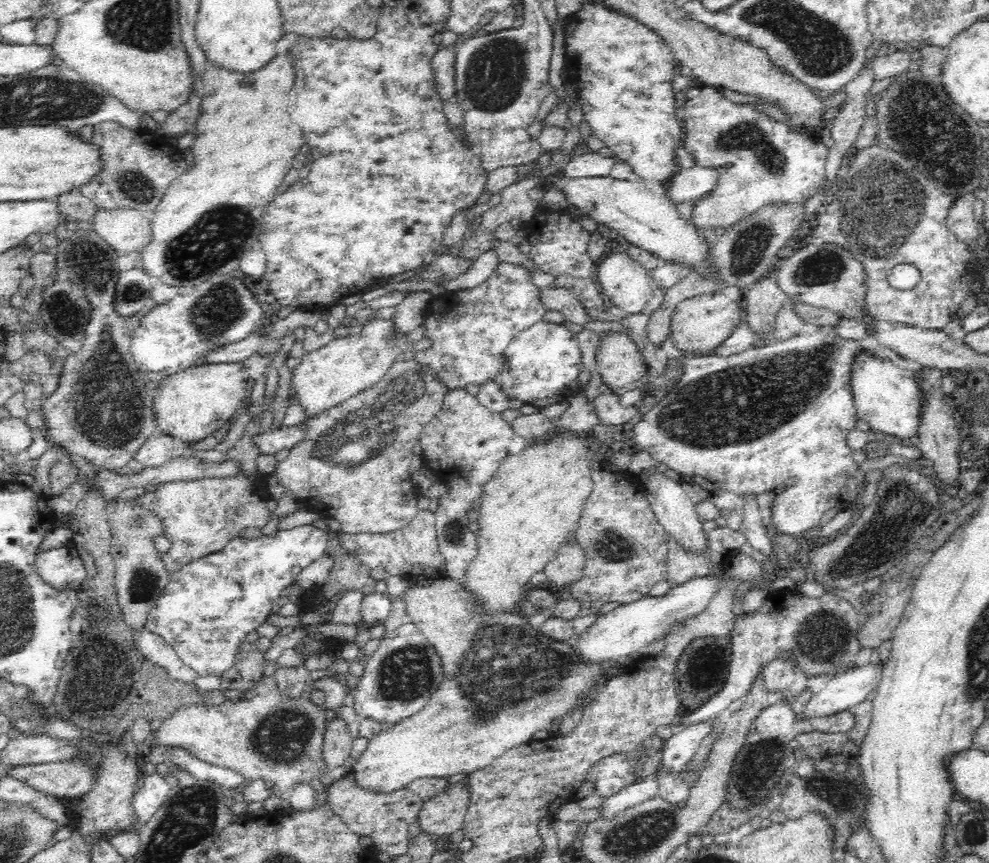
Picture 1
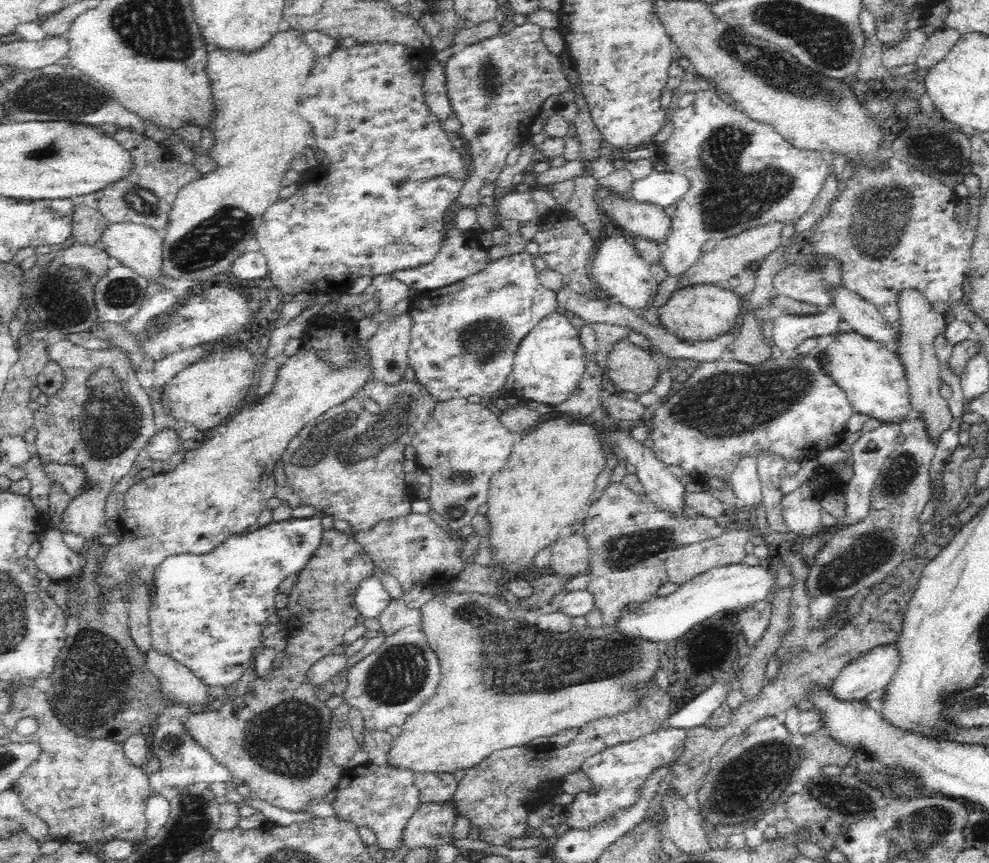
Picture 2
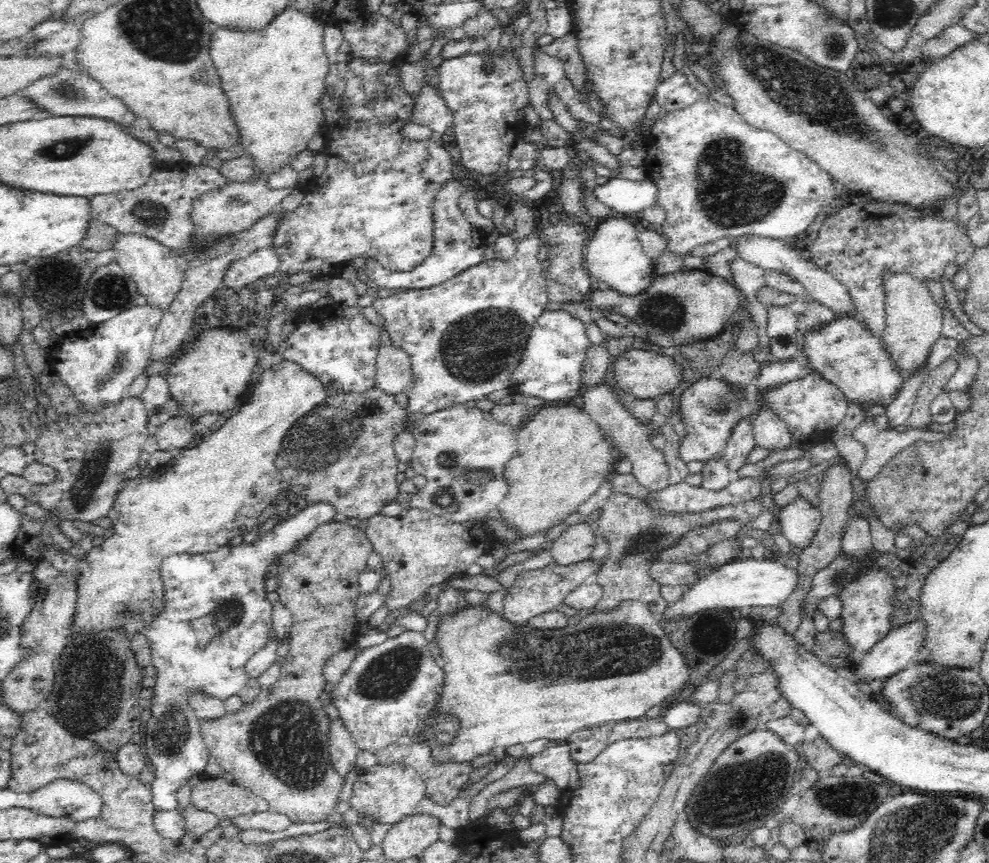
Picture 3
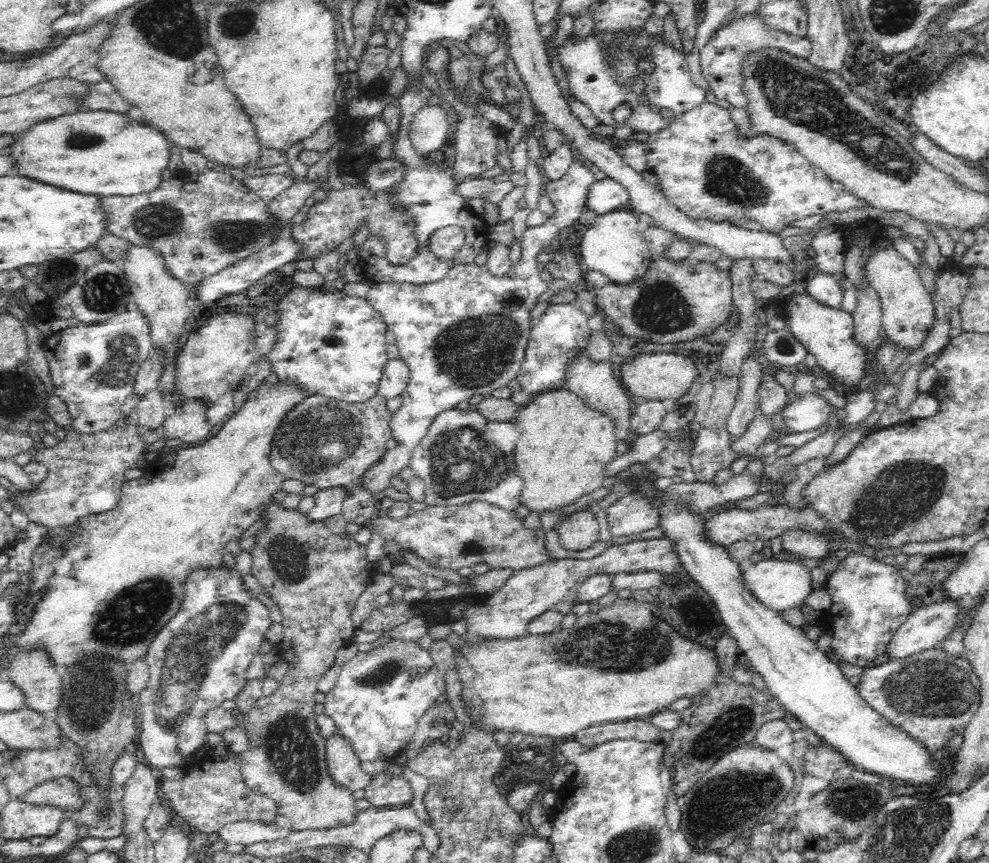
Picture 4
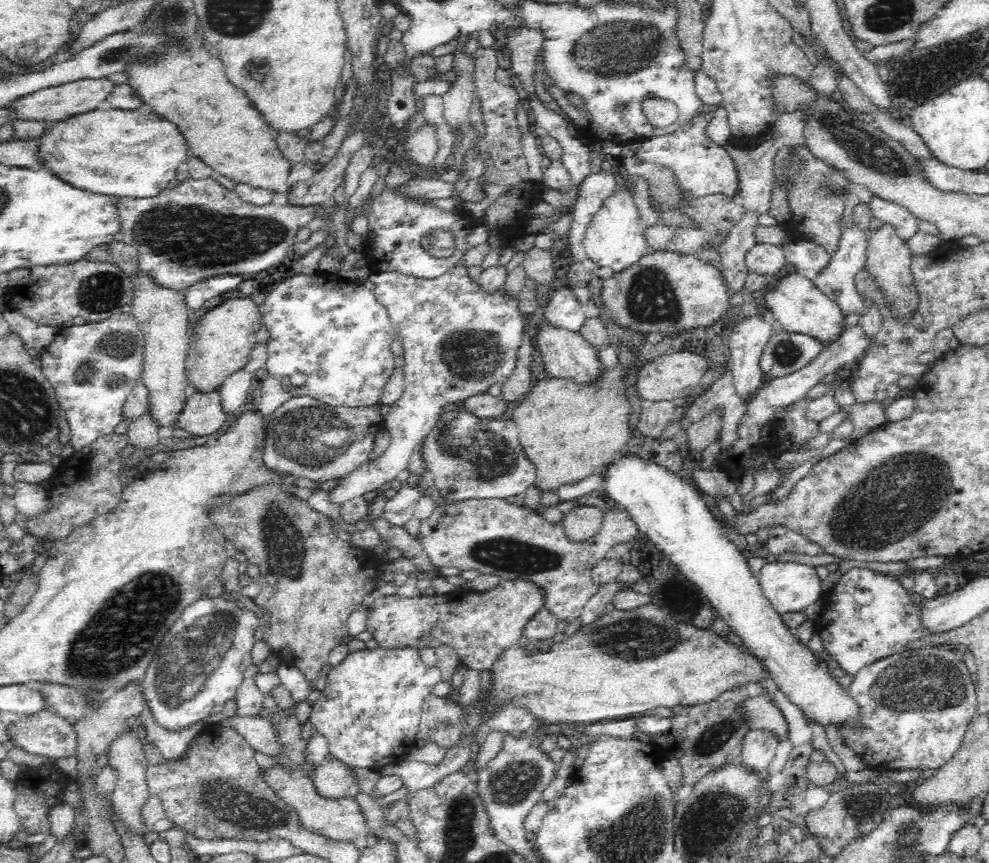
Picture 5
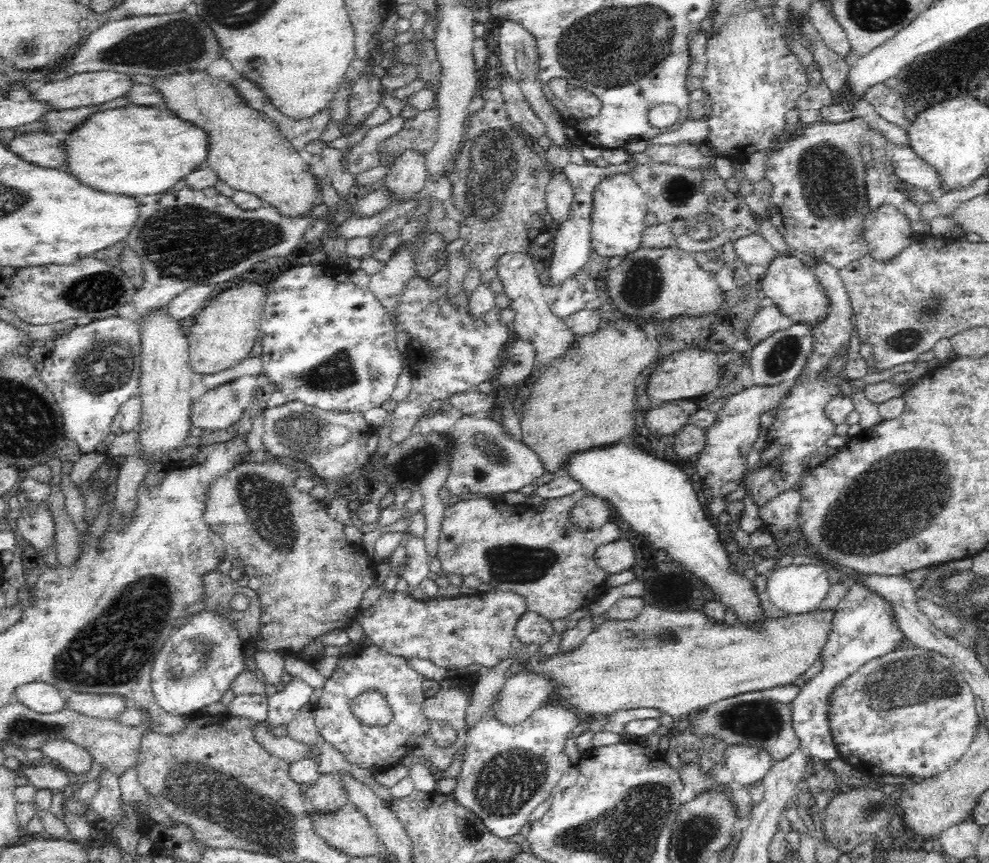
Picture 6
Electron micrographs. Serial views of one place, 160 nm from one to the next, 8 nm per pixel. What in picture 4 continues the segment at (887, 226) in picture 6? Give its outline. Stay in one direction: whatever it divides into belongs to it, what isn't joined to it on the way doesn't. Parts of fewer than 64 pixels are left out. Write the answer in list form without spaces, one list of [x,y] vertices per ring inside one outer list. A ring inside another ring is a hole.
[[[882,248],[868,260],[866,278],[878,295],[882,307],[882,339],[892,342],[900,350],[912,354],[928,338],[936,322],[936,309],[928,289],[917,271],[895,248]]]

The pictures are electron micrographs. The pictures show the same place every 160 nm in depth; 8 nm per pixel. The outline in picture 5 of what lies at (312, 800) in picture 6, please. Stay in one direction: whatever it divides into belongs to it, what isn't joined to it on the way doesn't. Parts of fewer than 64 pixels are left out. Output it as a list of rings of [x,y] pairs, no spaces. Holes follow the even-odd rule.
[[[334,755],[316,767],[315,785],[320,794],[330,798],[354,798],[360,792],[360,779],[354,767]]]

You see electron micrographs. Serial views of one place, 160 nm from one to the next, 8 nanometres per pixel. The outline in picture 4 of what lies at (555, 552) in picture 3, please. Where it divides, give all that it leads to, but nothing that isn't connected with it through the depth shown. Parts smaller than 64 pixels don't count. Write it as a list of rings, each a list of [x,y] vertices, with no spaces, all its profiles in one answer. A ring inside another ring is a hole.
[[[586,508],[562,518],[557,525],[560,544],[570,552],[582,552],[600,540],[598,520]]]

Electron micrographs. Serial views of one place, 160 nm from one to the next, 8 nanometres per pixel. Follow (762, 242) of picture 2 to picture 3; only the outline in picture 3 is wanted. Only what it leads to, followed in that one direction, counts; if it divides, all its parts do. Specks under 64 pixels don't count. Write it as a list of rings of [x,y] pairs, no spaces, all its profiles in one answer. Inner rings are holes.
[[[723,244],[723,247],[718,252],[702,259],[700,269],[712,276],[719,276],[727,280],[736,288],[739,301],[744,302],[743,308],[748,308],[748,297],[746,297],[746,293],[742,291],[742,288],[738,287],[736,279],[732,276],[732,262],[740,259],[740,253],[735,244]]]

